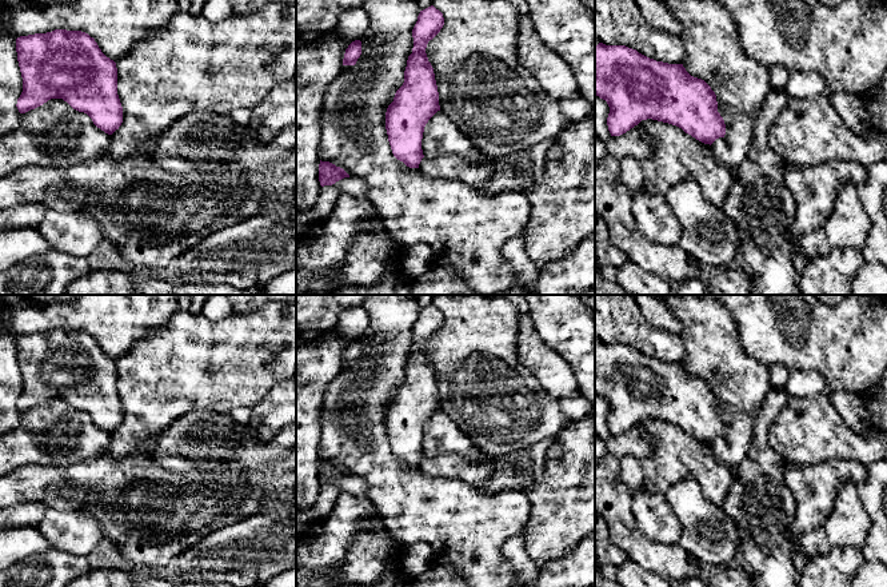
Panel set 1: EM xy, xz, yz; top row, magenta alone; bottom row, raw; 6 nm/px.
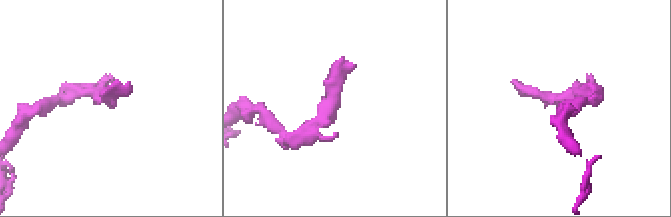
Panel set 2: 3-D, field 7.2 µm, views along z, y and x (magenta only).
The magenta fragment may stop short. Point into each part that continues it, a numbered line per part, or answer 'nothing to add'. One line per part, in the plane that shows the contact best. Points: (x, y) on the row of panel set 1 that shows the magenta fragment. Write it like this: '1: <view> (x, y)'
nothing to add

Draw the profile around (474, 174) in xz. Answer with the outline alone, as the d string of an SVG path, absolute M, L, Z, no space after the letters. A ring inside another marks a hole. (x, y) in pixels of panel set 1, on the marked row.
M459 156L423 157L419 171L429 179L460 180L474 188L488 181L498 171L492 163L480 164Z

